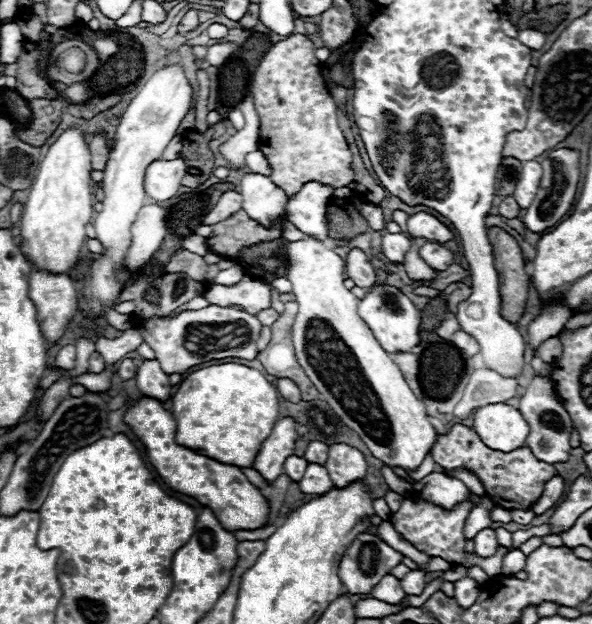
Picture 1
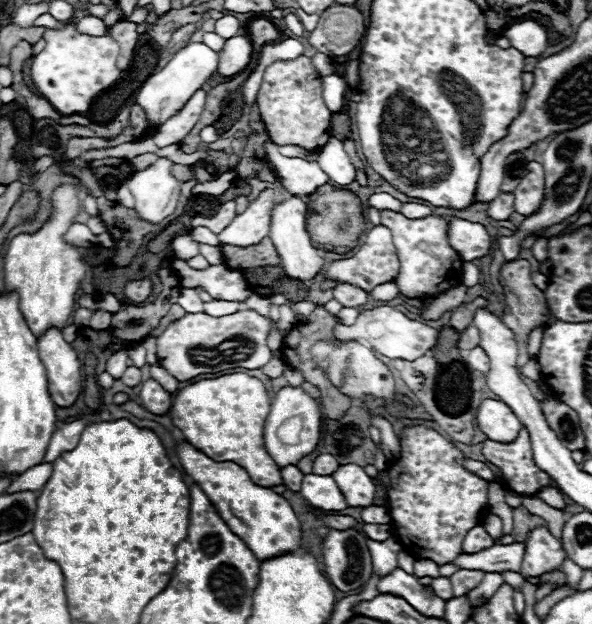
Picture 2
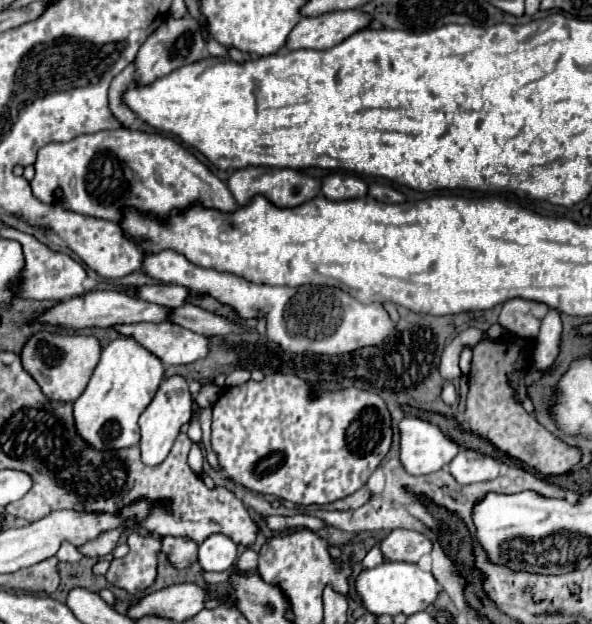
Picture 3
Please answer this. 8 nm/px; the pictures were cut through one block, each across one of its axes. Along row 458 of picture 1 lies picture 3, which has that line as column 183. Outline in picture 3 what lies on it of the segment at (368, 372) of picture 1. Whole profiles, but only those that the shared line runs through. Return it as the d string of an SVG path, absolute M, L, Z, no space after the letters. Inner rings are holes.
M180 376L166 378L160 384L150 406L142 412L142 416L138 420L138 424L140 424L140 454L142 454L142 462L146 466L156 466L168 456L176 436L180 434L180 426L186 424L190 420L190 416L192 416L192 398L188 392L188 382Z

